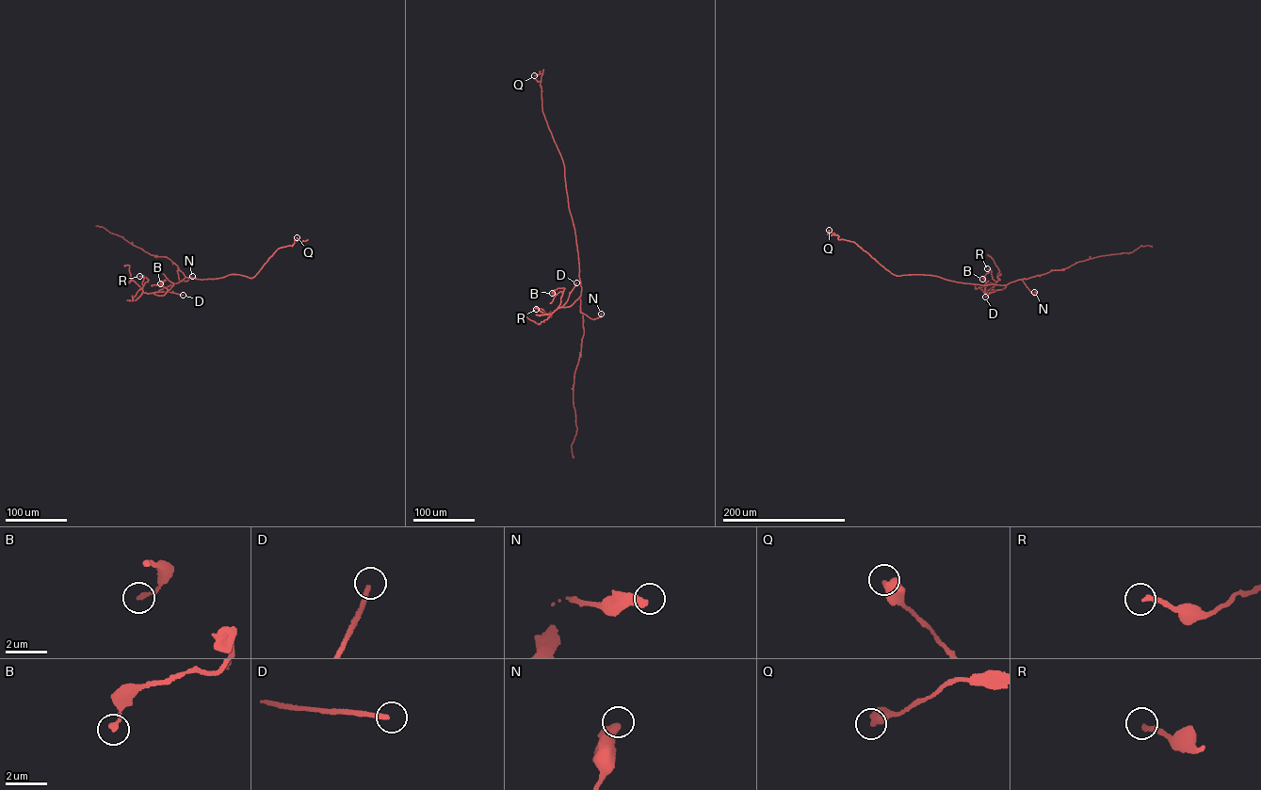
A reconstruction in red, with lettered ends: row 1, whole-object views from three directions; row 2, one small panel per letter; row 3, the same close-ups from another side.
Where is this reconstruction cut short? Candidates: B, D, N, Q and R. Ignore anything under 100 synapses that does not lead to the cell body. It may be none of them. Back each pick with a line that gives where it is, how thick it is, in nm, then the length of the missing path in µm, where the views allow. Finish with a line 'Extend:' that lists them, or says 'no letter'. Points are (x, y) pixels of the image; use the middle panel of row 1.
D: Place: (576, 282). Thickness 200 nm. Missing length about 70 µm
Extend: D

